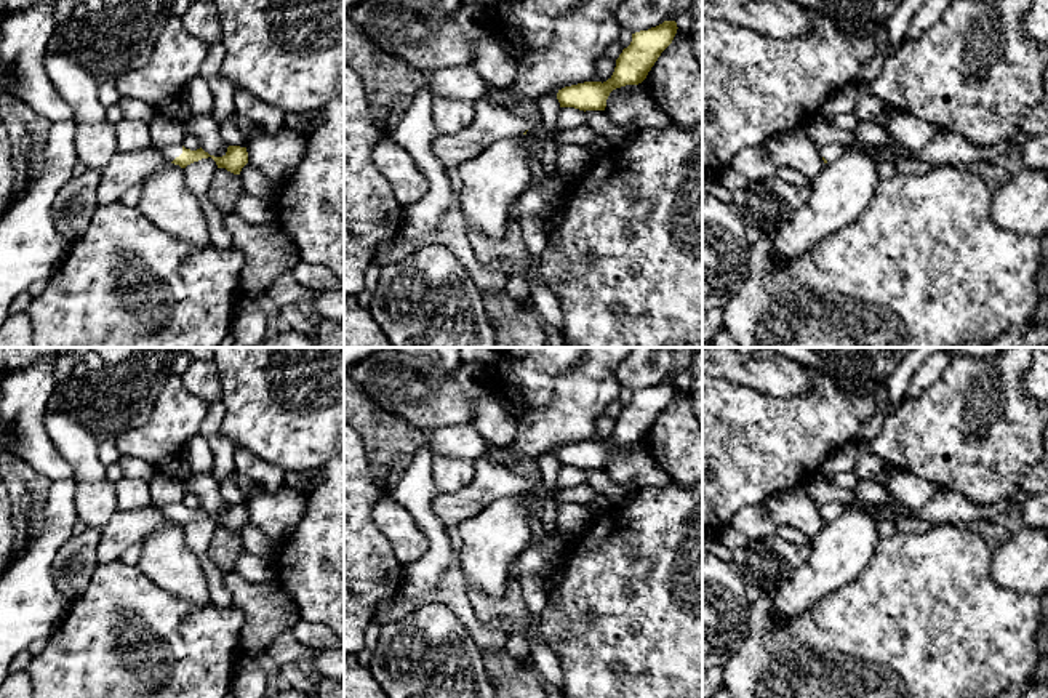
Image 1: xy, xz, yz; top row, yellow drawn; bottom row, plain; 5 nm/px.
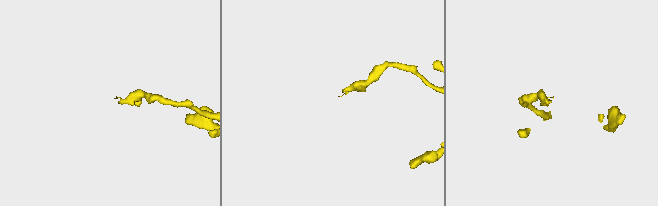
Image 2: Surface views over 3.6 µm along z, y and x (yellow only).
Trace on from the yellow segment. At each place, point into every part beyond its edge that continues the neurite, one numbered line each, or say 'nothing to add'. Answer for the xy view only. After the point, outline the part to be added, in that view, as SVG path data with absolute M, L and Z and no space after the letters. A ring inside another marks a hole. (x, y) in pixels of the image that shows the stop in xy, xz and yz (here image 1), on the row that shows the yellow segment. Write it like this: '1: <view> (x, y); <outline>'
1: xy (132, 135); M122 118L115 123L115 136L117 152L147 150L157 147L170 162L182 154L182 144L155 146L150 139L147 123L141 120Z

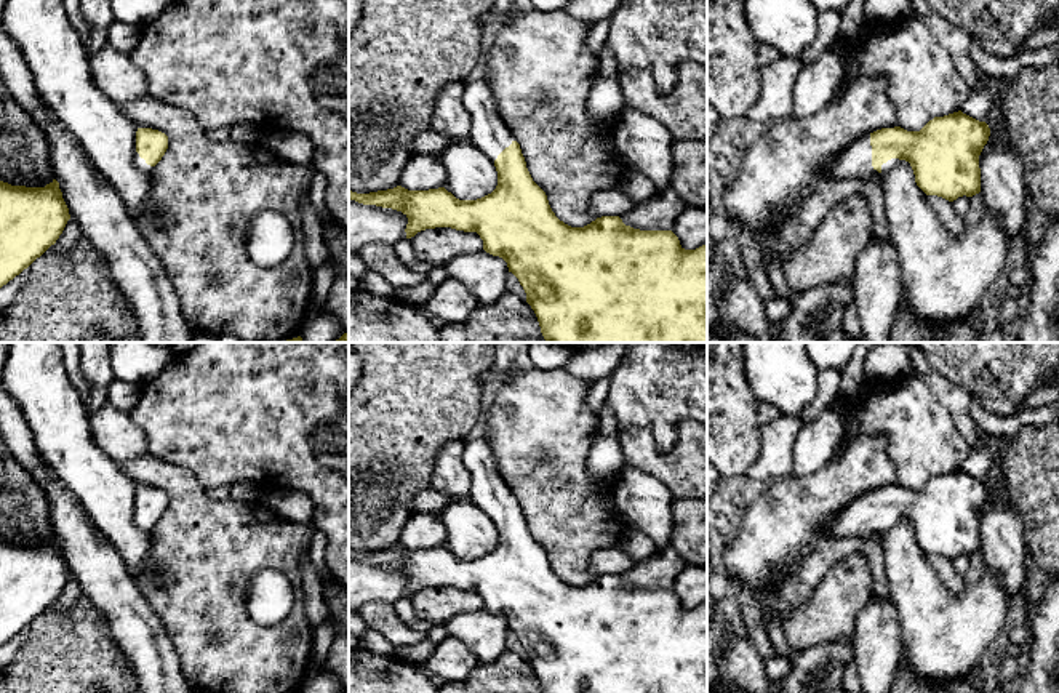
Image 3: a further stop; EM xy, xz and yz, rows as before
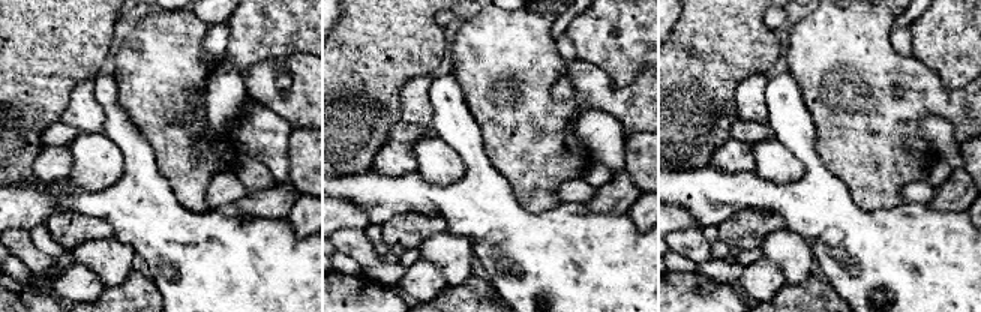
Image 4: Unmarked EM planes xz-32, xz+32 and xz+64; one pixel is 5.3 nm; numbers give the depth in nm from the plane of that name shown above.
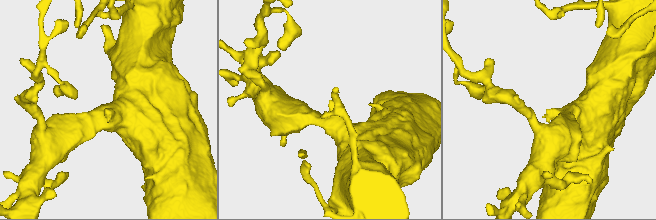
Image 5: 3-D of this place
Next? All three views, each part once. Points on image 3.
1: yz (856, 160); M864 134L840 152L838 157L827 165L824 173L833 179L880 176L893 170L899 162L899 158L888 160L881 165L881 171L878 173L872 166L870 134Z

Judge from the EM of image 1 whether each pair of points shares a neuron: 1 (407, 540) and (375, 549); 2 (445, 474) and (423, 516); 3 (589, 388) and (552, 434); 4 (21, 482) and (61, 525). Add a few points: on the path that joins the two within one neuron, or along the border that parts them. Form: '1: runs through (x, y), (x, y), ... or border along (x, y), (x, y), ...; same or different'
1: border along (372, 511), (375, 527), (404, 567); different
2: border along (429, 452), (434, 485), (439, 492); different
3: runs through (581, 399), (562, 423); same
4: border along (52, 482), (47, 492), (45, 522), (34, 543); different

